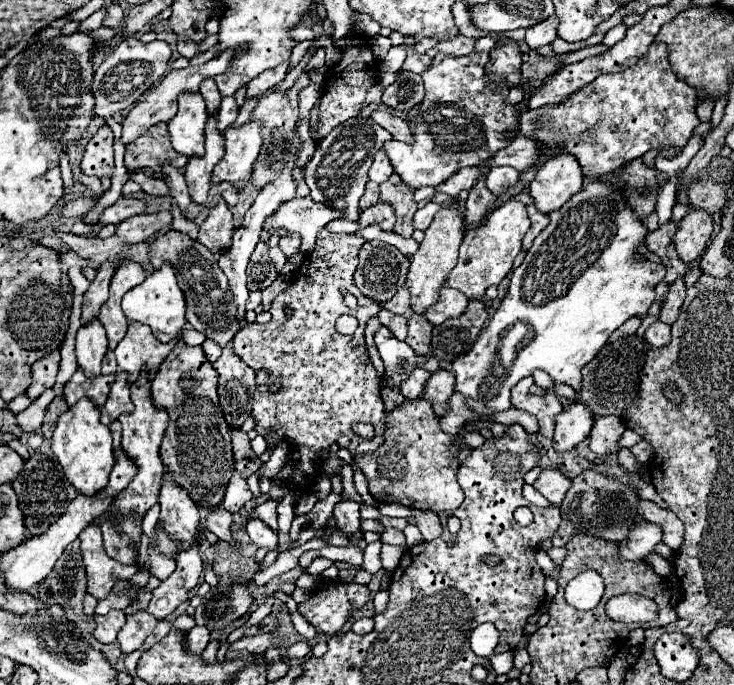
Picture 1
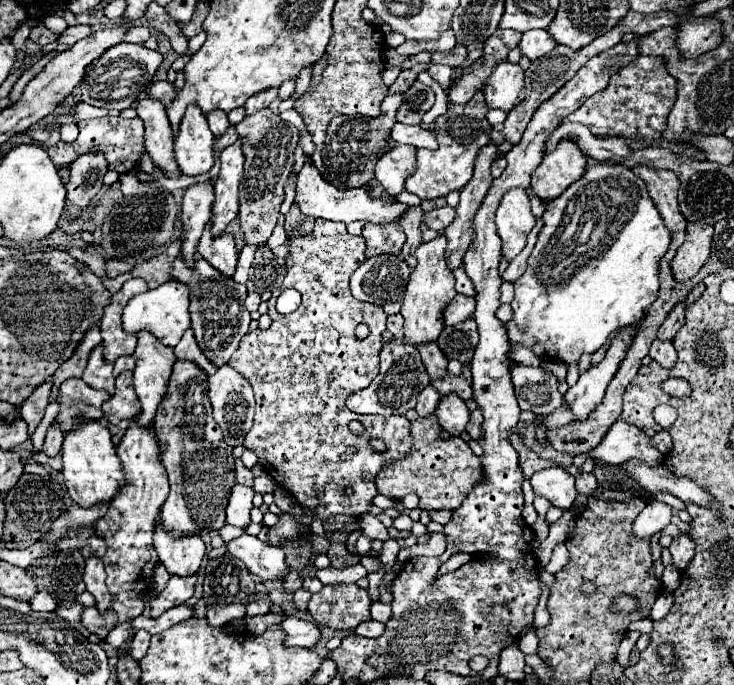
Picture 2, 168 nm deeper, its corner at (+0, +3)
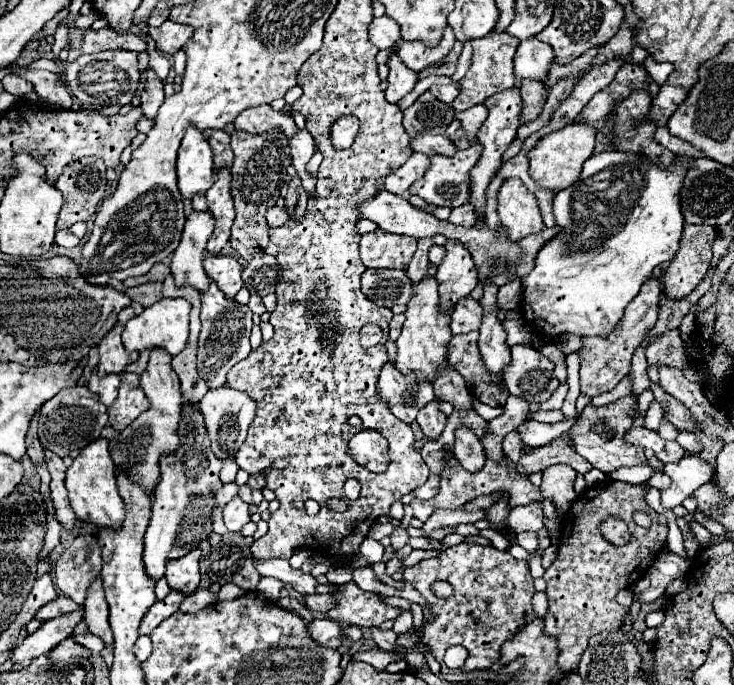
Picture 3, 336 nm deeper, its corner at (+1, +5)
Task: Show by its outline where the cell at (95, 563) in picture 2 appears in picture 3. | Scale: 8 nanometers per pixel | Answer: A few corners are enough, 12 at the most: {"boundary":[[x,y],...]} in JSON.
{"boundary":[[100,578],[88,590],[84,622],[112,650],[108,602]]}

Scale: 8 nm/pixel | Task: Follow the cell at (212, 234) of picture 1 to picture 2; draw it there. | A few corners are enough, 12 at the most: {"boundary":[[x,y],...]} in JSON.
{"boundary":[[203,234],[197,252],[225,276],[233,276],[233,234]]}

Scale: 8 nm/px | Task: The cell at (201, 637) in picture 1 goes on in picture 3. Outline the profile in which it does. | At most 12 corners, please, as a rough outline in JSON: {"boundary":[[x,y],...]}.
{"boundary":[[224,584],[218,600],[238,598],[244,594],[236,584]]}

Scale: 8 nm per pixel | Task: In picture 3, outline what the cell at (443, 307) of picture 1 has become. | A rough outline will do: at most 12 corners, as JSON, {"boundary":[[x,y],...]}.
{"boundary":[[464,298],[450,316],[452,334],[480,328],[482,306]]}

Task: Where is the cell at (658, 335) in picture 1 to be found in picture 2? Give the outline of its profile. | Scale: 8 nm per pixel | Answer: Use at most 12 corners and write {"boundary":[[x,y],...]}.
{"boundary":[[655,338],[649,356],[665,368],[677,360],[669,340]]}

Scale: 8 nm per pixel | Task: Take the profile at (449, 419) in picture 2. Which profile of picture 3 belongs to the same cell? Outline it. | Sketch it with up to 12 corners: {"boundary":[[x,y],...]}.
{"boundary":[[470,428],[456,430],[454,456],[468,472],[482,470],[482,442]]}

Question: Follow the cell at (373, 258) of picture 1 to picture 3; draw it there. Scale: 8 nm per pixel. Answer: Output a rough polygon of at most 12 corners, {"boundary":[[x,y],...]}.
{"boundary":[[366,270],[362,292],[378,306],[408,304],[404,270]]}

